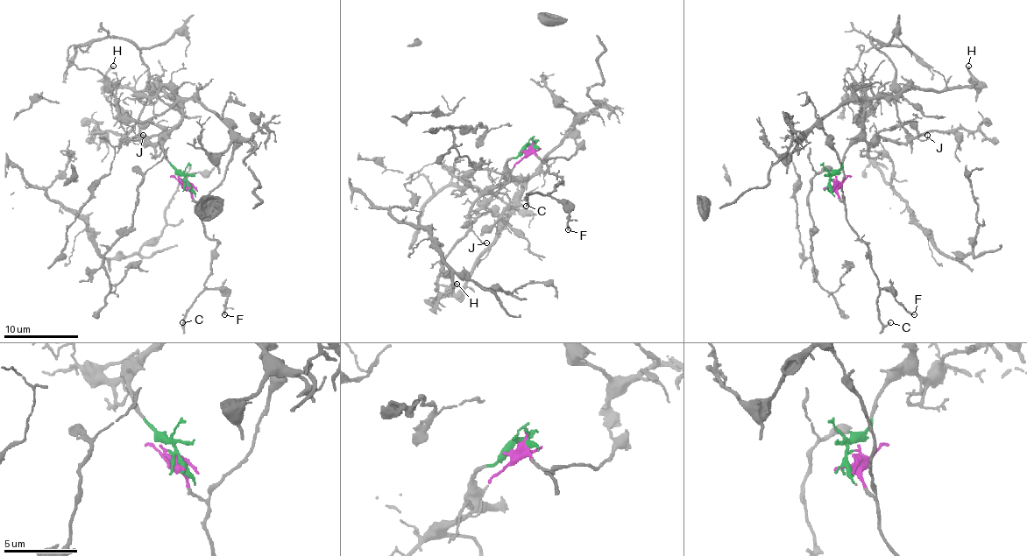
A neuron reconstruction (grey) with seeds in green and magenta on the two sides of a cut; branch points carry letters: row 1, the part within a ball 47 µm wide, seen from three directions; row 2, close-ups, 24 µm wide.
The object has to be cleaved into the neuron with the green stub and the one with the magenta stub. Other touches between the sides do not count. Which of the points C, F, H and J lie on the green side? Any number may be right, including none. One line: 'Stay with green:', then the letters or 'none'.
Stay with green: H, J

